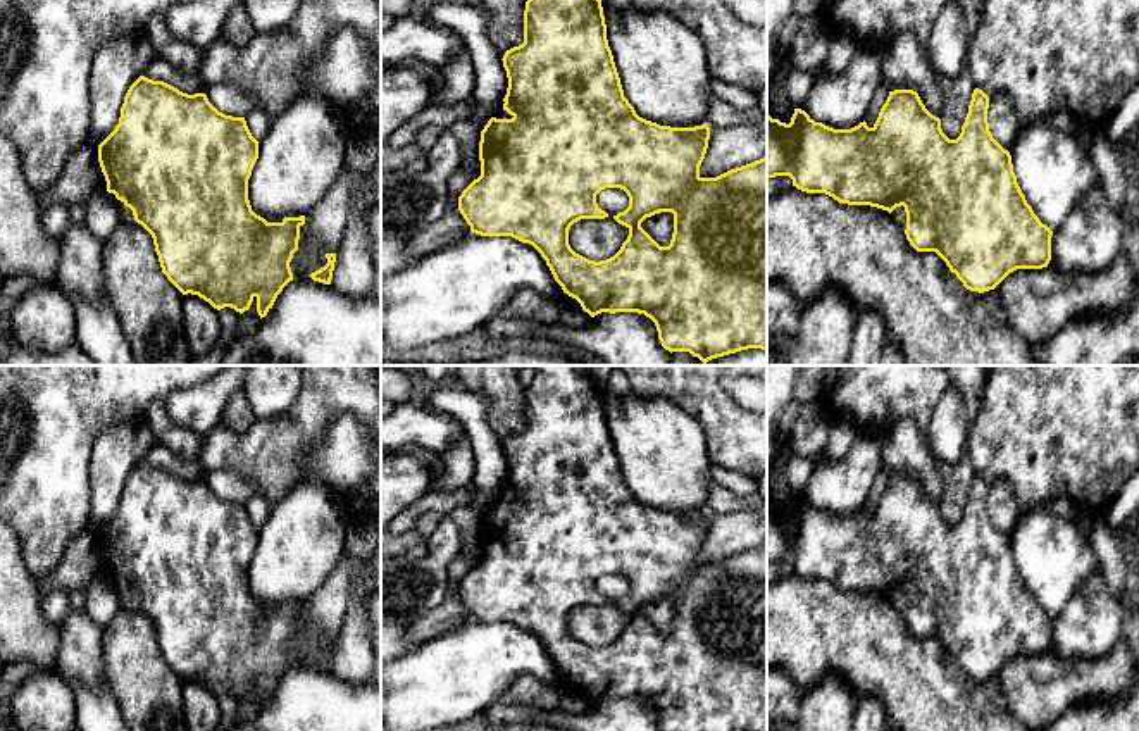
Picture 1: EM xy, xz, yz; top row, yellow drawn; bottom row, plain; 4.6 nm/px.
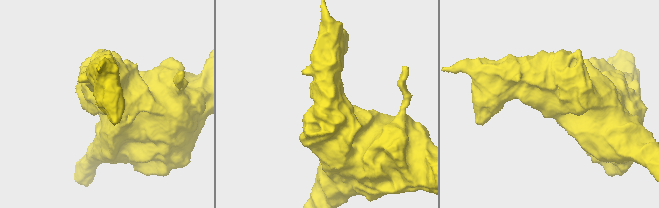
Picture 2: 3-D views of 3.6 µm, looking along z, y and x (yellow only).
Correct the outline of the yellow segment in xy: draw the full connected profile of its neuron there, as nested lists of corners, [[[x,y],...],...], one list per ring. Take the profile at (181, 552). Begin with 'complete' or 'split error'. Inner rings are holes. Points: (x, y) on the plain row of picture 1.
split error; [[[140,462],[128,476],[115,515],[98,531],[98,548],[119,609],[141,610],[153,624],[162,659],[183,681],[198,681],[214,695],[252,695],[260,705],[272,695],[283,674],[296,664],[331,671],[336,640],[319,640],[298,650],[293,640],[305,624],[305,602],[271,609],[252,597],[248,565],[258,545],[258,528],[245,503],[219,498],[205,479],[188,481],[177,474]]]

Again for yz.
split error; [[[975,474],[968,500],[956,526],[941,515],[913,476],[889,478],[872,514],[860,509],[851,515],[834,515],[815,509],[794,495],[791,509],[767,500],[767,565],[789,562],[793,572],[806,579],[825,579],[848,591],[870,591],[887,597],[917,638],[936,638],[970,678],[994,676],[1017,655],[1043,655],[1051,647],[1053,617],[1039,607],[1022,579],[1013,559],[1011,541],[991,521],[987,509],[989,483]]]

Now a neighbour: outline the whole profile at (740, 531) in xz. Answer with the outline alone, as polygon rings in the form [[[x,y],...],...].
[[[767,500],[753,510],[734,512],[724,517],[710,515],[700,564],[717,564],[763,543],[767,543]]]

